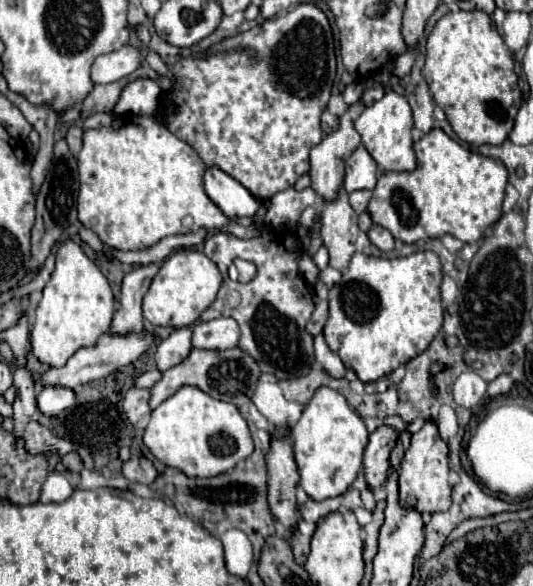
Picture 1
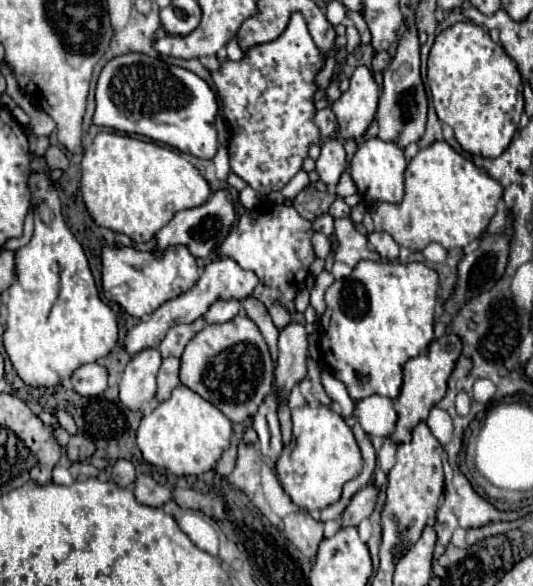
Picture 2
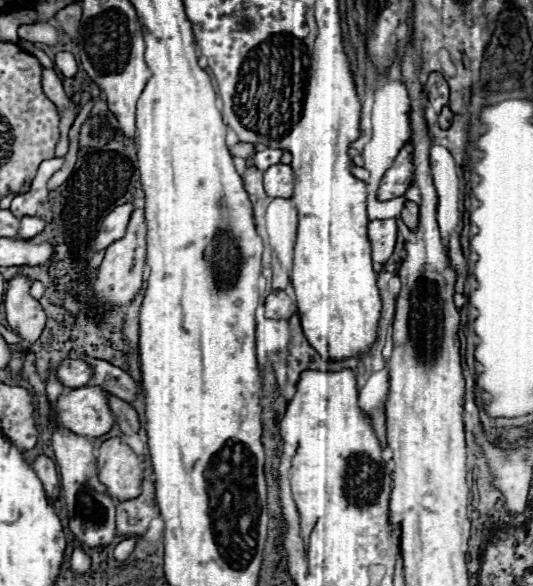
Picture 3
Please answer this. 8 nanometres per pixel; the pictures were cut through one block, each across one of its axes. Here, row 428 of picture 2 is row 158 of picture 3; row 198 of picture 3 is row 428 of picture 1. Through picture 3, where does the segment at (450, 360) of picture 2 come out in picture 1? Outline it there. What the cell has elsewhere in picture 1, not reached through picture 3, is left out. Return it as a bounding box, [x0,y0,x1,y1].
[364,426,398,492]

